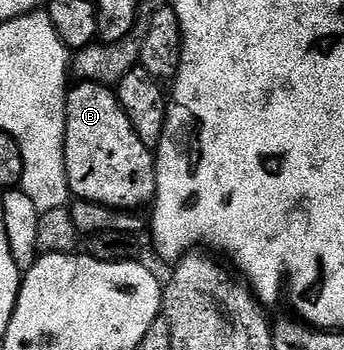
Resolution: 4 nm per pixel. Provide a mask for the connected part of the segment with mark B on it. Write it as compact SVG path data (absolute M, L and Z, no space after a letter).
M77 82L65 98L65 165L69 191L76 199L102 204L118 210L141 210L157 194L157 162L154 153L135 134L131 118L117 101L116 91L104 84Z

